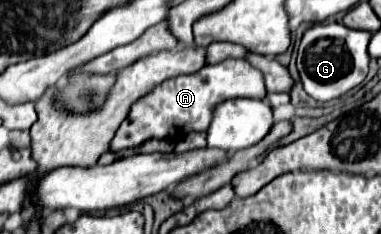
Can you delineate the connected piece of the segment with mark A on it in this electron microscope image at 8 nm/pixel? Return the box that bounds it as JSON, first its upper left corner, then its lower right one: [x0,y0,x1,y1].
[110,59,266,151]

